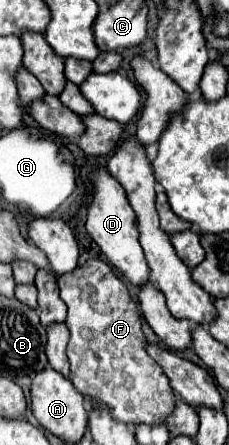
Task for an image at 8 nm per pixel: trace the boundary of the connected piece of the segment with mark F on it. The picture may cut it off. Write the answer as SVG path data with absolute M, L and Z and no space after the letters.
M89 259L75 273L59 275L57 283L61 289L61 299L69 307L65 321L71 331L67 357L71 361L75 389L85 397L93 399L93 403L107 405L111 415L121 423L165 423L165 417L173 411L177 393L171 389L157 363L153 363L153 359L145 353L147 339L141 331L141 317L123 281L117 279L117 275L105 261Z

